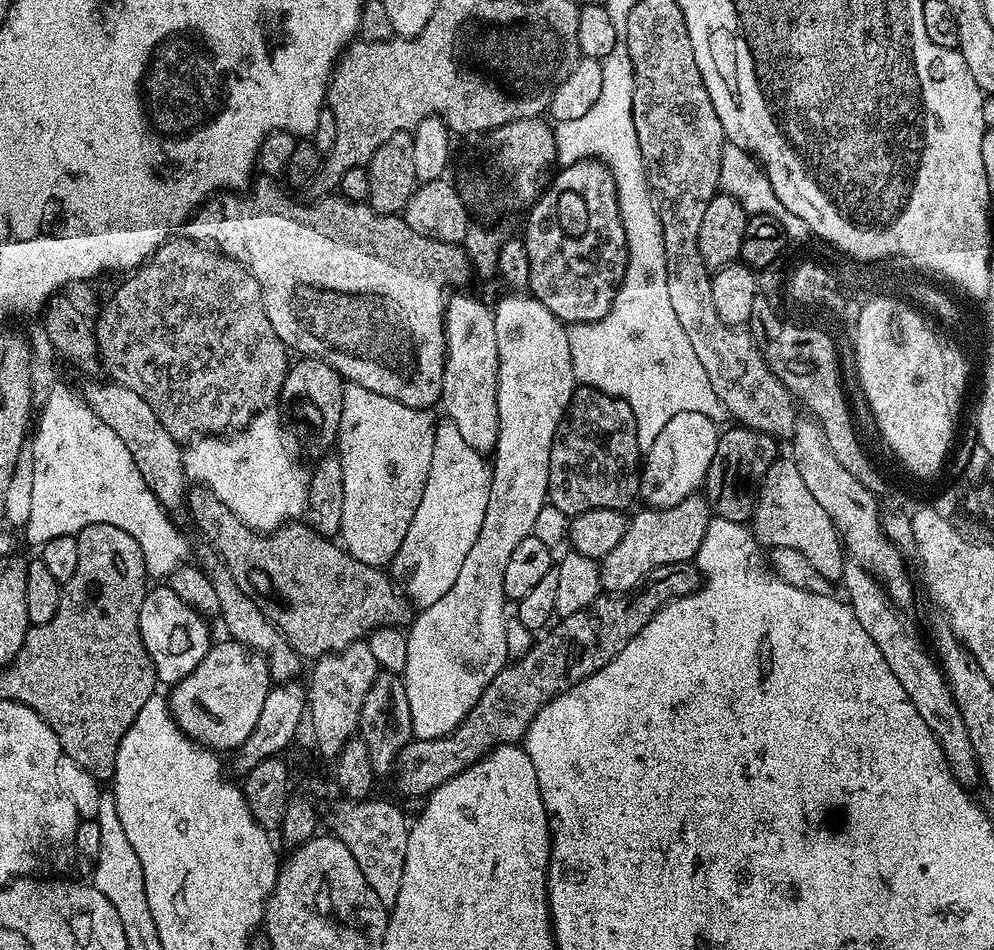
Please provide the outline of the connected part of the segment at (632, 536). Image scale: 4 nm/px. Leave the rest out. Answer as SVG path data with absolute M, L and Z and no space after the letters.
M703 495L687 496L669 508L644 506L641 509L631 513L622 542L599 561L600 586L605 593L628 592L664 564L695 561L702 538L706 538L710 509Z

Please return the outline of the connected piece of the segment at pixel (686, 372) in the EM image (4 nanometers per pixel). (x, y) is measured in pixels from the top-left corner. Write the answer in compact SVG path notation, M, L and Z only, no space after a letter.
M618 46L610 55L600 60L602 70L602 90L598 90L598 98L582 114L582 118L561 120L555 125L556 159L561 165L573 164L575 160L597 159L607 166L614 178L614 186L618 194L618 210L622 218L622 230L626 230L628 243L628 269L612 299L610 310L603 320L581 322L568 328L570 338L570 358L574 366L574 378L577 385L597 388L611 396L621 396L634 410L638 442L641 449L647 450L658 438L658 430L674 418L679 412L701 412L720 422L725 419L724 404L714 394L714 386L710 386L710 378L706 378L706 370L702 370L702 362L698 362L698 354L690 346L690 338L686 338L686 330L678 323L678 314L670 303L670 294L666 290L666 254L664 253L664 235L662 222L654 207L652 190L648 186L648 175L642 158L642 150L638 146L638 134L634 134L634 66L630 62L627 47Z

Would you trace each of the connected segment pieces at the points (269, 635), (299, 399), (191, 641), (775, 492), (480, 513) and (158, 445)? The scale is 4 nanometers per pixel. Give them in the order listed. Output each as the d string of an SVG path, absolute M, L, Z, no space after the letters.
M205 551L202 568L213 584L214 593L218 596L220 603L219 619L224 619L224 624L228 627L227 635L238 644L244 644L247 648L259 650L264 659L268 662L268 675L273 681L283 682L299 677L300 664L302 658L290 646L288 639L276 629L276 625L270 623L260 609L260 605L255 600L250 599L234 582L230 570L220 561L220 557L215 552Z
M305 355L296 359L289 363L288 373L280 387L278 404L284 407L283 415L288 415L296 423L297 430L304 435L304 444L312 458L319 458L337 443L345 385L340 373L335 372L325 360Z
M161 586L145 595L140 611L140 632L142 642L146 646L146 654L152 659L156 668L156 679L161 685L176 684L194 666L198 664L208 652L208 628L204 625L205 617L188 605L183 598L170 587Z
M777 458L766 470L758 485L750 527L757 541L769 549L789 547L806 554L807 560L830 581L839 581L844 573L846 549L842 537L830 514L818 506L818 498L814 498L806 482L802 482L802 474L798 474L798 466L790 458Z
M441 419L436 425L433 461L421 501L406 538L390 563L391 575L398 580L400 576L404 595L417 609L438 602L454 586L454 578L458 578L458 570L462 570L462 562L474 546L482 518L486 518L491 481L489 461L458 434L458 426L452 420Z
M115 382L107 383L86 385L82 389L84 403L94 415L102 418L102 422L106 422L106 426L110 426L110 430L114 430L114 434L118 434L118 438L122 438L126 450L130 450L130 458L134 458L138 474L142 474L146 486L150 486L154 498L158 498L160 505L169 513L176 514L176 511L183 509L186 504L186 477L181 441L172 437L170 430L166 430L166 426L158 422L154 410L150 410L150 406L142 402L142 398L134 394L134 390L126 390L126 386Z

